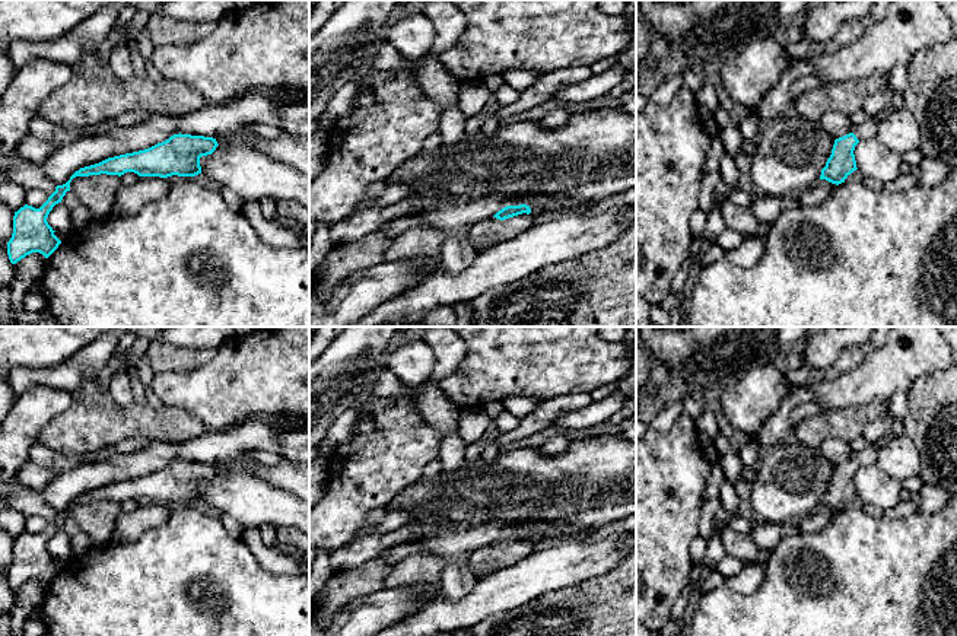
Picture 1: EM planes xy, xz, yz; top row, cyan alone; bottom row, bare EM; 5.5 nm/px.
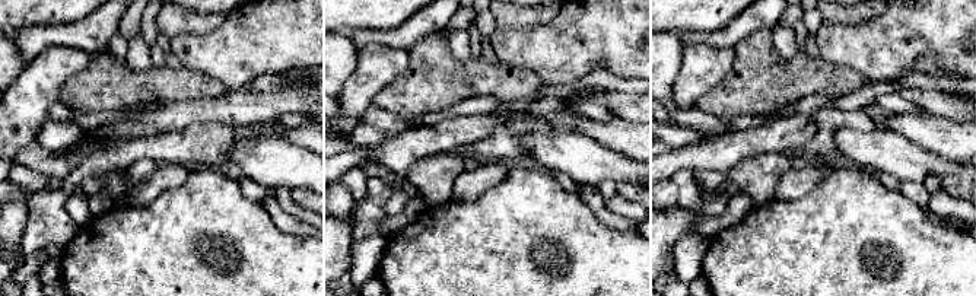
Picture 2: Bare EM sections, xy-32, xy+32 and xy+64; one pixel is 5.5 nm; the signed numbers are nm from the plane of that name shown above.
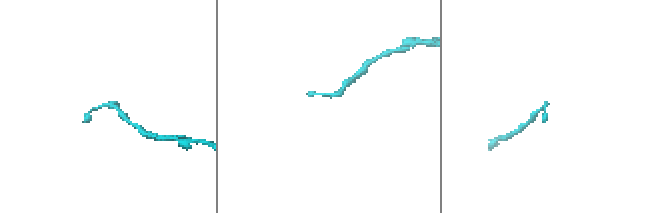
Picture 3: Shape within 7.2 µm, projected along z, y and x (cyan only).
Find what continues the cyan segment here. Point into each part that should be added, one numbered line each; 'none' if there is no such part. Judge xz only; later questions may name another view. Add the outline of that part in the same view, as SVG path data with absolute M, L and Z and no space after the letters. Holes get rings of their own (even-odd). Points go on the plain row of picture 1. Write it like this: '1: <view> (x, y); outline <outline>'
1: xz (490, 555); outline M527 540L499 547L496 544L487 544L471 553L467 569L480 572L484 566L490 566L496 570L514 565L525 556L534 551L534 543Z

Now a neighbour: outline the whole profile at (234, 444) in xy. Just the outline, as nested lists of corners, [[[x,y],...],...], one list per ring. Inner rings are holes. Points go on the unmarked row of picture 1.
[[[245,419],[225,430],[207,433],[182,442],[152,442],[147,448],[104,461],[86,462],[58,473],[39,492],[55,511],[66,511],[80,495],[108,484],[149,476],[174,461],[235,462],[251,458],[254,451],[279,452],[277,436],[284,432],[276,426]]]

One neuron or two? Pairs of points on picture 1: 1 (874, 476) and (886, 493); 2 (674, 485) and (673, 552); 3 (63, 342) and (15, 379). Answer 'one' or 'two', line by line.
1: one
2: one
3: two

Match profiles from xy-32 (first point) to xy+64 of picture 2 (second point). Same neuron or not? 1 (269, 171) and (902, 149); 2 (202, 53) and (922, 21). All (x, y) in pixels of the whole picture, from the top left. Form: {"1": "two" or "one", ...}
{"1": "one", "2": "one"}

